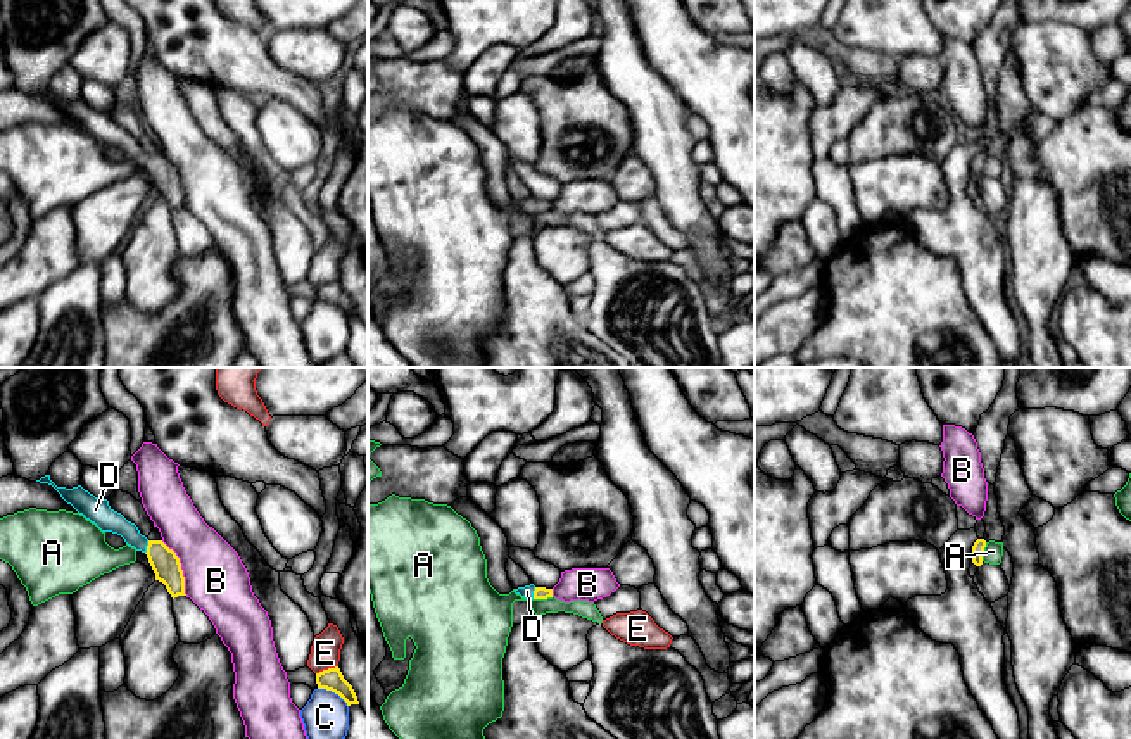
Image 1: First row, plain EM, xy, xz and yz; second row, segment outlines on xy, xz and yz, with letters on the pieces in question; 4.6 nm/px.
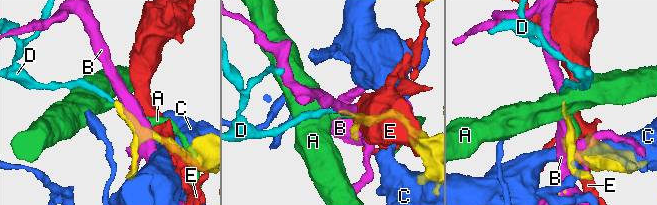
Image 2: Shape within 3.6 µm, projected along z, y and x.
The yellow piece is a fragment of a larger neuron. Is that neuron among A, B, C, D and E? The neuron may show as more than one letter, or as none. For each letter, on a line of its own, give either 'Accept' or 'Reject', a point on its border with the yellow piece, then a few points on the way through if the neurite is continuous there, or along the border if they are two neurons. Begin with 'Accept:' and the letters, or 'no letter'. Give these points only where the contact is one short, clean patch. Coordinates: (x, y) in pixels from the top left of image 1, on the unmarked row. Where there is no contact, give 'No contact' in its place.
Accept: D
A: Reject. Touches yellow at xz (543, 211)
B: Reject. Touches yellow at xy (180, 180)
C: Reject. Touches yellow at xy (334, 304)
D: Accept. Touches yellow at xy (147, 161). Path across: xy (166, 178), (147, 161), (123, 140), (107, 133)
E: Reject. Touches yellow at xy (327, 284)

